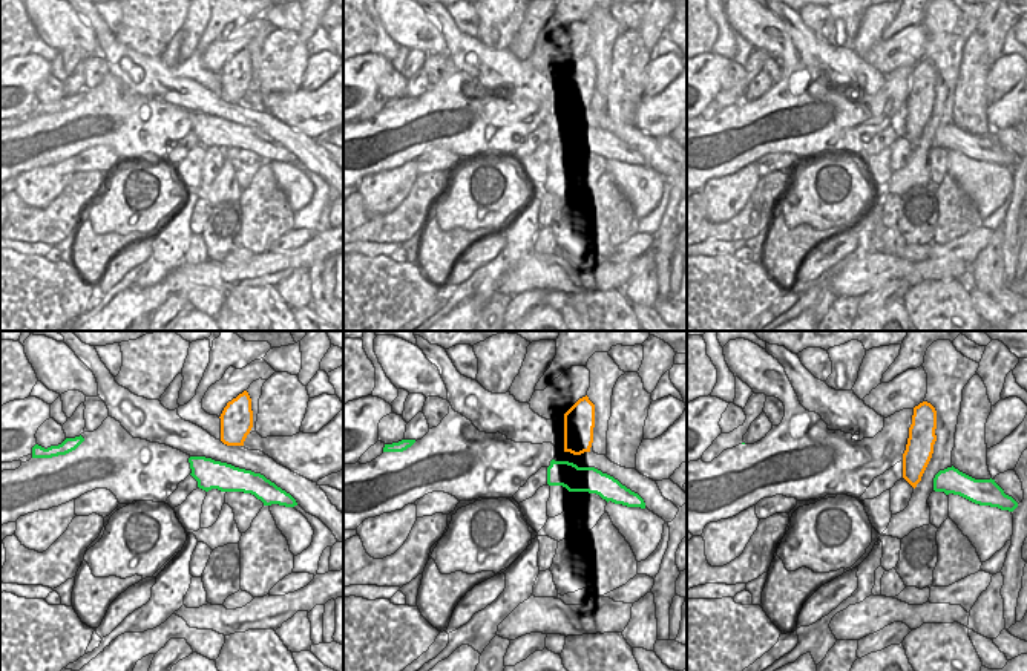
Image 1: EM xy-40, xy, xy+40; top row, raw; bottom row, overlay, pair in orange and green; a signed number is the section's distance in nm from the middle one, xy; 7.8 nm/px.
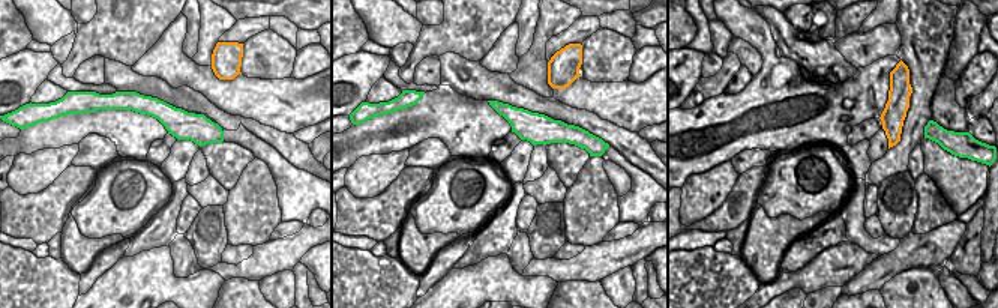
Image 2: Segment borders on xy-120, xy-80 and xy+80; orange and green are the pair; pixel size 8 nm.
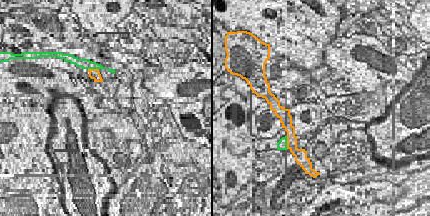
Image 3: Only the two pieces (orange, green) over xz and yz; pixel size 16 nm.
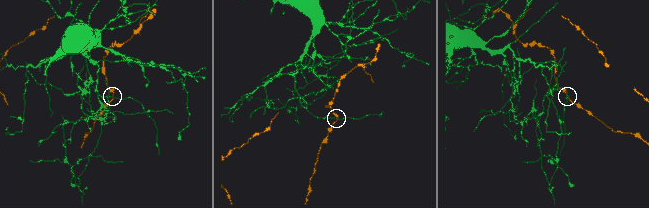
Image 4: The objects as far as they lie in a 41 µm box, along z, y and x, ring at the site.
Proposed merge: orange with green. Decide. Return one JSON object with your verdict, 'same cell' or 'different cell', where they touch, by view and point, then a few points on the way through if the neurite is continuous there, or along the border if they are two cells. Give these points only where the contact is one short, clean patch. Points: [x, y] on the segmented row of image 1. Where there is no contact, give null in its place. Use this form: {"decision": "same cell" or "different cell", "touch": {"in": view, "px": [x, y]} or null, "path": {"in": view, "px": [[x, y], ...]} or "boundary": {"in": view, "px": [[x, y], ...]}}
{"decision": "different cell", "touch": null}

